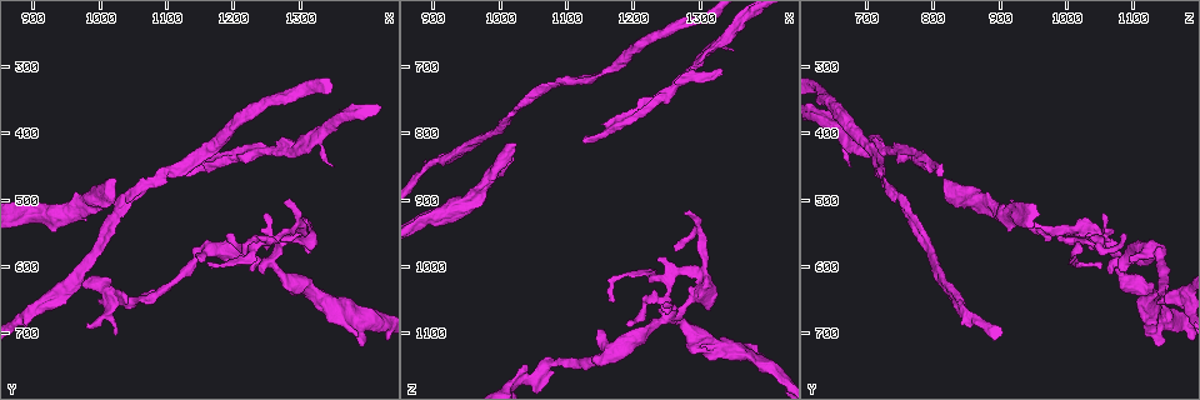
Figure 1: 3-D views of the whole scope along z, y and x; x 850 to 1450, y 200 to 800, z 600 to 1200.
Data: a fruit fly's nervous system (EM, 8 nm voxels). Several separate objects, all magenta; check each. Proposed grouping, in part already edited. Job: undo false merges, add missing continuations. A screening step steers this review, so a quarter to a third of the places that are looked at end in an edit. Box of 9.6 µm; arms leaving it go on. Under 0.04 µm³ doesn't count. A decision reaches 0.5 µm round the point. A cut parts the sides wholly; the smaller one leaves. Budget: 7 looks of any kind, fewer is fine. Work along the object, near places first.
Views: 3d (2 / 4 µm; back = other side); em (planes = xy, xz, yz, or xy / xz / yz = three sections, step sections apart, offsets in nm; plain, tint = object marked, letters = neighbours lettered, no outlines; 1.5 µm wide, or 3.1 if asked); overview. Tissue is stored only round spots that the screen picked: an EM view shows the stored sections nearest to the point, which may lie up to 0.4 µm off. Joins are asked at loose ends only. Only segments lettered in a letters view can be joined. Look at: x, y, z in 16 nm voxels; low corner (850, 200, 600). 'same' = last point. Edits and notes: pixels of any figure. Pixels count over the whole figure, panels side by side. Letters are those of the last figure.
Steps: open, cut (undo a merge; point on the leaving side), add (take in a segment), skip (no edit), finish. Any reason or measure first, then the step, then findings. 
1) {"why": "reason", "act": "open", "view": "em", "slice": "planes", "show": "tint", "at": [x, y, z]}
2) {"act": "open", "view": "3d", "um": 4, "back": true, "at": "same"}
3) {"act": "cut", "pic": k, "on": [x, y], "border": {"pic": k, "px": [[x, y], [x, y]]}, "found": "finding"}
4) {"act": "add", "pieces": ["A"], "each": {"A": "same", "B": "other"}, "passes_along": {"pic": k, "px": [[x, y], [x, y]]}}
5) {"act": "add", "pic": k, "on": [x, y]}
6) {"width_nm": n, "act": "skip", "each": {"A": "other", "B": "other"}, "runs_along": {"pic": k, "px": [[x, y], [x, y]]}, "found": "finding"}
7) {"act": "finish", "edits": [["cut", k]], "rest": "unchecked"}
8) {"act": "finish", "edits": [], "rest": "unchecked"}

{"act": "open", "view": "em", "slice": "xz", "step": 8, "show": "tint", "at": [1125, 445, 815]}

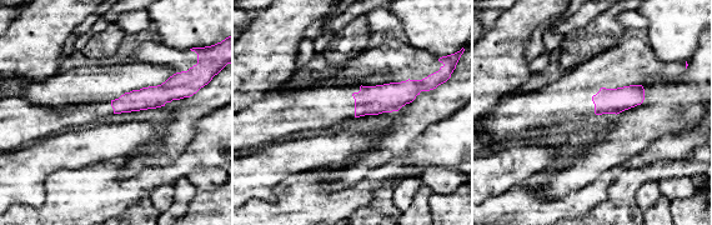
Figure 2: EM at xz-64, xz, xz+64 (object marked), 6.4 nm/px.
{"act": "open", "view": "em", "slice": "planes", "show": "letters", "at": "same"}

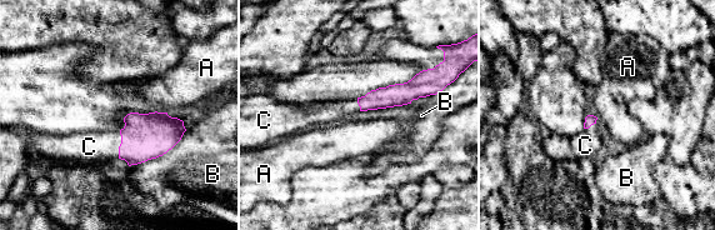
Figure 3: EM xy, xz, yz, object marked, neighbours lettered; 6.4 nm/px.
{"act": "add", "pieces": ["C"], "each": {"A": "other", "B": "other", "C": "same"}, "found": "the cell continues"}

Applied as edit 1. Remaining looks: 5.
{"why": "see it whole again", "act": "open", "view": "overview"}

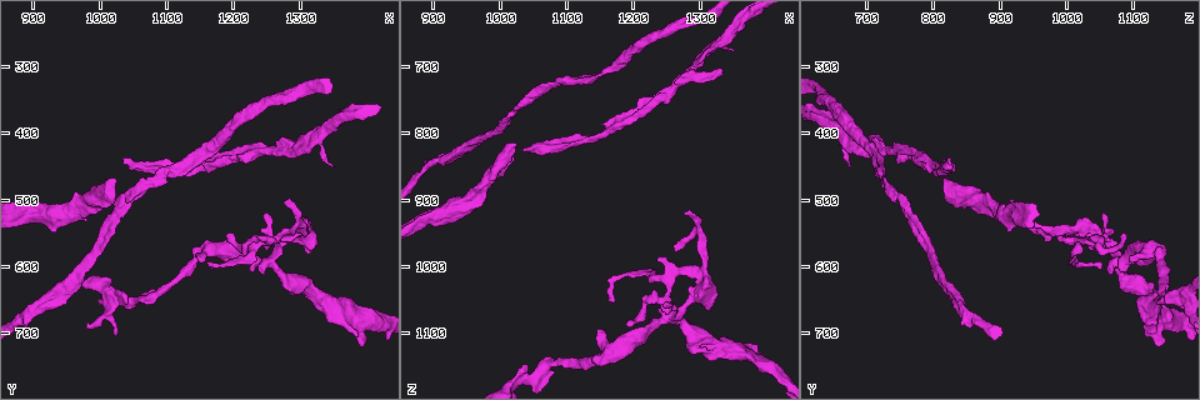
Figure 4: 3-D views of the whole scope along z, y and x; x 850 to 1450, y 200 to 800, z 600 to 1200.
{"why": "thin end", "act": "open", "view": "em", "slice": "yz", "step": 8, "show": "letters", "at": [1280, 500, 920]}

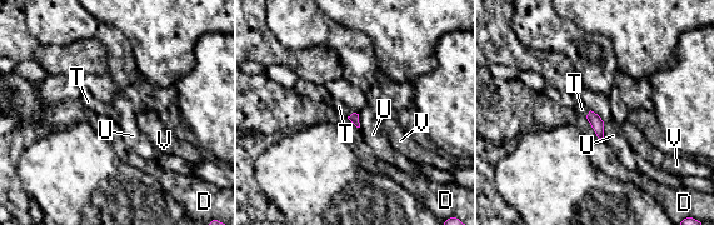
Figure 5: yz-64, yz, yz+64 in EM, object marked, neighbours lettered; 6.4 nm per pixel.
{"act": "add", "pieces": ["T"], "each": {"D": "other", "T": "same", "U": "other", "V": "other"}, "passes_along": {"pic": 5, "px": [[354, 118], [350, 115], [339, 106]]}, "found": "the cell continues"}

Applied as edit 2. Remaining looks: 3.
{"why": "a narrow waist", "act": "open", "view": "em", "slice": "planes", "show": "letters", "at": [1255, 590, 1080]}

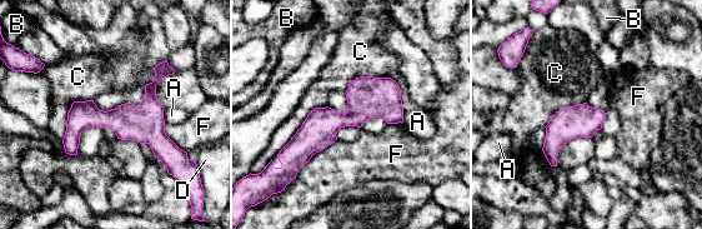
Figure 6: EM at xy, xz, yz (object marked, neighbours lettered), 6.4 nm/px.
{"longest_contact_nm": ["C", 320], "act": "skip", "each": {"A": "other", "B": "other", "C": "other", "D": "other", "F": "other"}, "found": "all the same cell"}

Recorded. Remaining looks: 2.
{"act": "finish", "edits": [["add", 3], ["add", 5]], "rest": "unchecked"}

